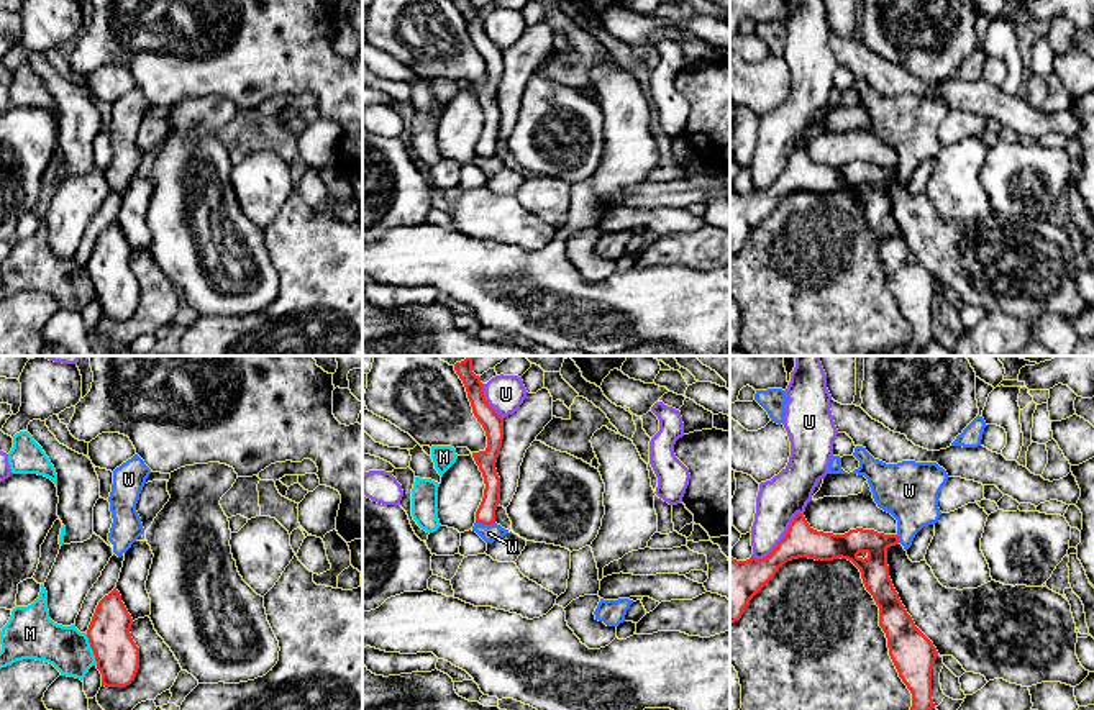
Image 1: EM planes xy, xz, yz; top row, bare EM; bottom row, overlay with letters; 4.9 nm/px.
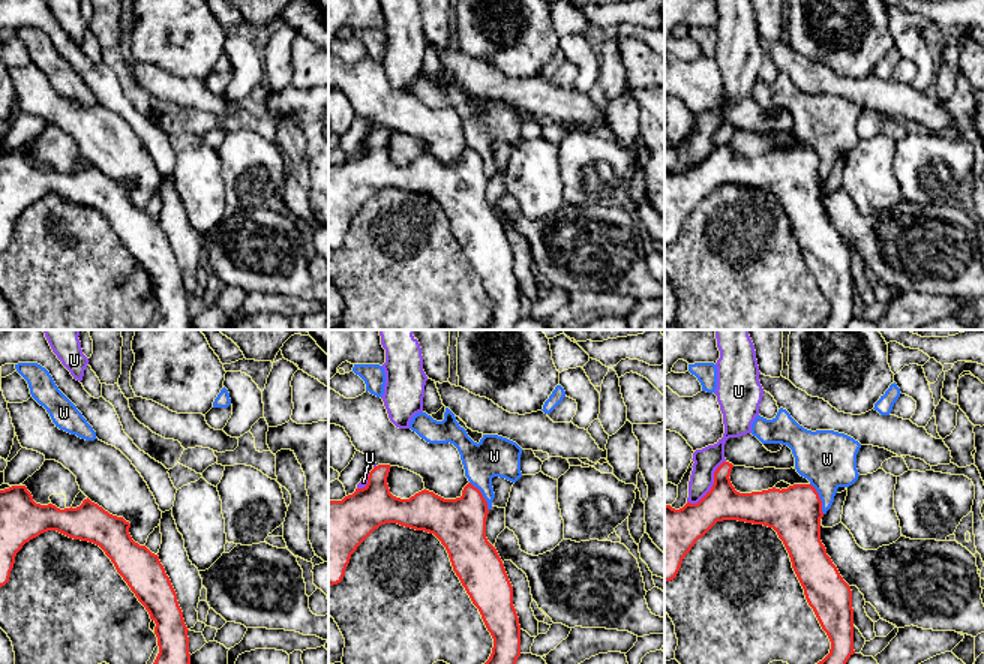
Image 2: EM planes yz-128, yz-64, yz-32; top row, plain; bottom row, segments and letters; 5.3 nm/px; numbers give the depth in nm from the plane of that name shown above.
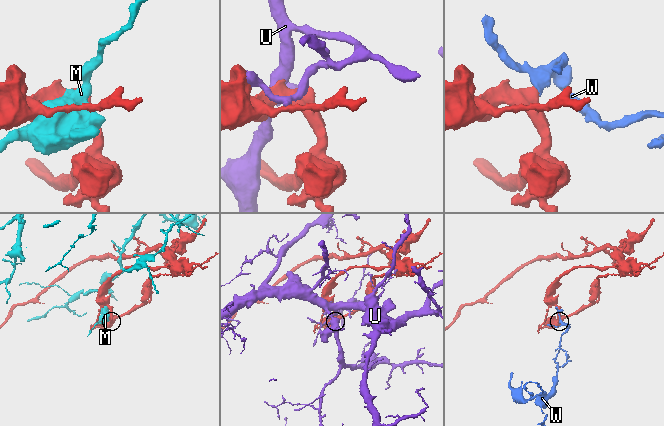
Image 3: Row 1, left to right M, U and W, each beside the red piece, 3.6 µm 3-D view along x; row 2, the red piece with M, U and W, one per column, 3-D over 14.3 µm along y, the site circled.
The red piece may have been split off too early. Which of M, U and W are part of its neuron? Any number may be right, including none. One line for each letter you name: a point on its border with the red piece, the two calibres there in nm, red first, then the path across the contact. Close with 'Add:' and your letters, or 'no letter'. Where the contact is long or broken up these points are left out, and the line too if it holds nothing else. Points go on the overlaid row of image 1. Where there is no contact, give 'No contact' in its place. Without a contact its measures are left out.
Add: no letter

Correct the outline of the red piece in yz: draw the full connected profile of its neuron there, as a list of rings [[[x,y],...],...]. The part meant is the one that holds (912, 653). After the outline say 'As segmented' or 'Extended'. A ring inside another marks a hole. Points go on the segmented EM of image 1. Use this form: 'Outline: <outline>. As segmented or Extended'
Outline: [[[797,513],[784,538],[766,558],[751,556],[746,561],[730,558],[730,623],[741,618],[750,600],[787,561],[848,559],[859,569],[866,590],[879,607],[879,626],[886,633],[889,656],[912,694],[910,710],[932,710],[935,708],[932,669],[938,651],[915,626],[889,577],[887,549],[899,543],[897,535],[863,528],[845,535],[817,531],[807,523],[804,513]]]. As segmented

